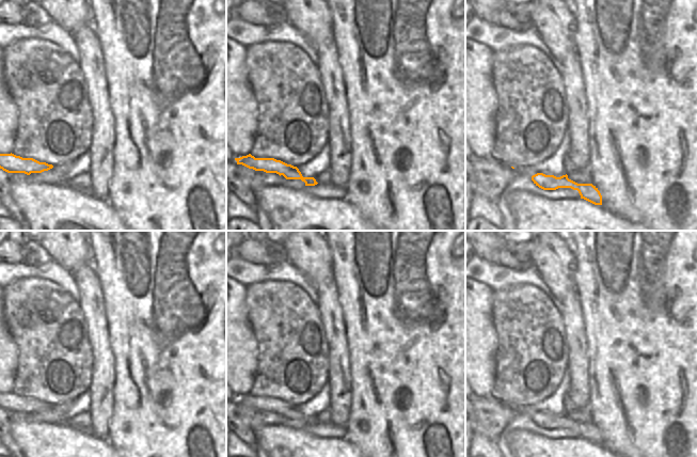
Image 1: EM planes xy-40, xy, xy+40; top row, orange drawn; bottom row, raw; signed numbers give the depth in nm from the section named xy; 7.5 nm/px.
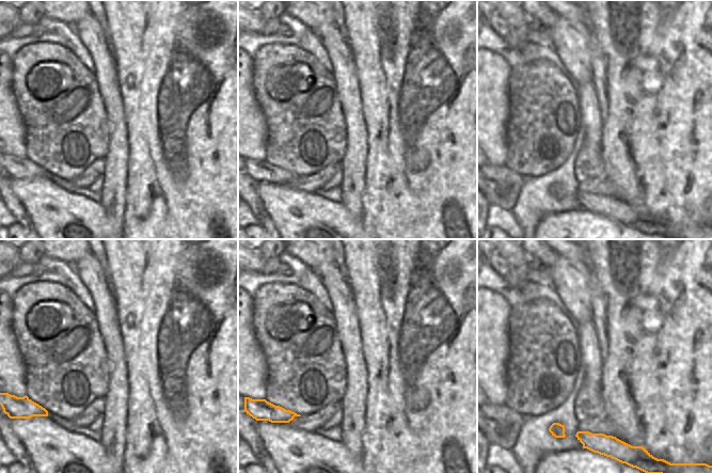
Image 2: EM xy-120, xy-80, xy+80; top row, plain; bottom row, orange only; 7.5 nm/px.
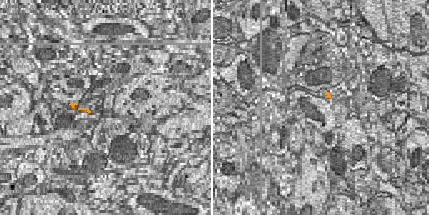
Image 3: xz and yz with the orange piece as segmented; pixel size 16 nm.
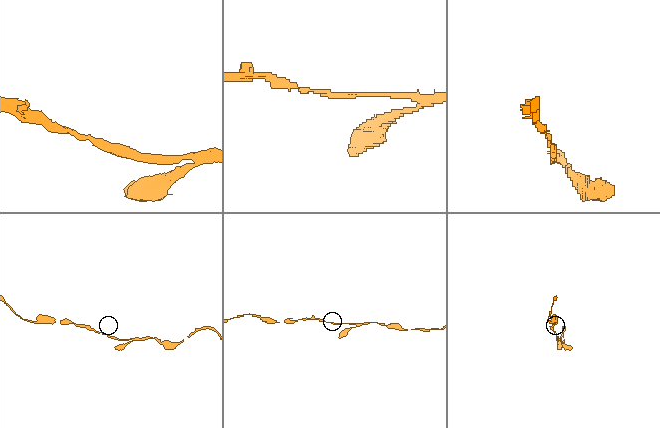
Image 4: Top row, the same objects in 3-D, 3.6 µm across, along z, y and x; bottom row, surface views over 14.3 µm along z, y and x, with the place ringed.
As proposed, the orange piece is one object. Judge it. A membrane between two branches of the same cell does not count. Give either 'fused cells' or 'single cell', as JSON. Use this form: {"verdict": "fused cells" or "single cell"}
{"verdict": "single cell"}

